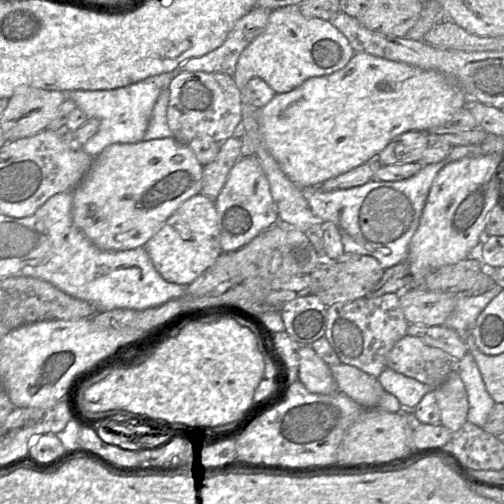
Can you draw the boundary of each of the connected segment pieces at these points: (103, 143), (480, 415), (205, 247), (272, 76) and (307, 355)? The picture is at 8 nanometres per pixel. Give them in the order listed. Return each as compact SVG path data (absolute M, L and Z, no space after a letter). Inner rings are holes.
M179 66L170 73L152 76L126 87L112 90L63 92L65 99L74 101L77 108L86 114L87 120L97 118L100 121L97 133L83 145L82 150L90 156L96 157L112 144L132 144L143 141L154 105L160 93L169 88L171 81L180 73Z
M466 353L458 361L458 373L464 383L469 409L467 421L482 428L495 401L488 393L474 357Z
M199 193L184 201L144 245L158 273L168 282L189 285L223 253L214 199Z
M289 5L271 11L265 30L240 54L233 79L241 93L254 77L264 80L276 94L286 93L309 78L341 70L354 54L348 39L331 21L305 17L299 5Z
M310 346L299 349L298 380L311 393L326 395L338 392L330 366Z

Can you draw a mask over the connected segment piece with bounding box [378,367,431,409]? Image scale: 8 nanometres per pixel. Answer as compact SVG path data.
M386 367L378 376L384 390L394 395L405 409L414 409L430 386Z

